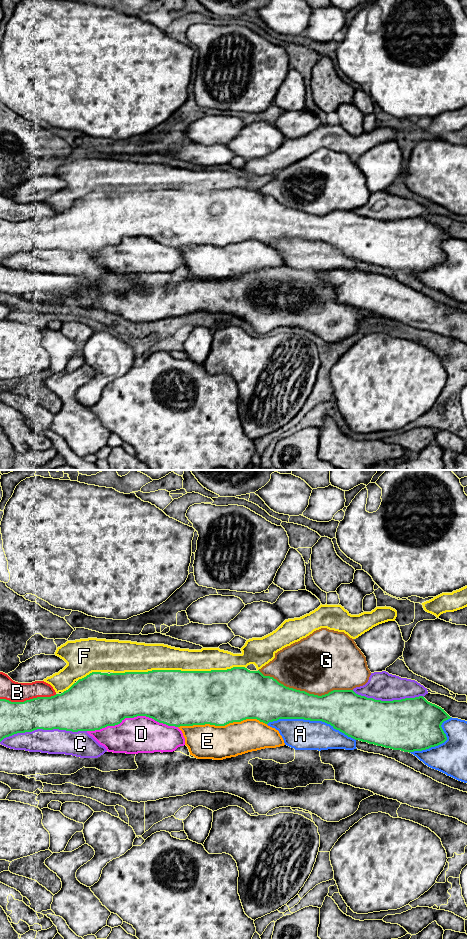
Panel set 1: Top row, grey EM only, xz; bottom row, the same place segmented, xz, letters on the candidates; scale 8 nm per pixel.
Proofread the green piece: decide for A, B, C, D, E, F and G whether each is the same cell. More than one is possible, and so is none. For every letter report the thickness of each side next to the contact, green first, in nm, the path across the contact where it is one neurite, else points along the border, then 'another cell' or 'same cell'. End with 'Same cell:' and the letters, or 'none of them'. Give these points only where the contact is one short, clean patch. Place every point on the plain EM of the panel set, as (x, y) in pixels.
A: 300 nm thick on the green side, 240 nm on the other; same cell
B: 280 nm thick on the green side, 160 nm on the other; another cell
C: 300 nm thick on the green side, 200 nm on the other; another cell
D: 420 nm thick on the green side, 300 nm on the other; another cell
E: 440 nm thick on the green side, 280 nm on the other; another cell
F: 460 nm thick on the green side, 200 nm on the other; another cell
G: 300 nm thick on the green side, 480 nm on the other; another cell
Same cell: A

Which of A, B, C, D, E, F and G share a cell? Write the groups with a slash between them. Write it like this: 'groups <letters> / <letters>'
groups A / B / C / D E / F / G

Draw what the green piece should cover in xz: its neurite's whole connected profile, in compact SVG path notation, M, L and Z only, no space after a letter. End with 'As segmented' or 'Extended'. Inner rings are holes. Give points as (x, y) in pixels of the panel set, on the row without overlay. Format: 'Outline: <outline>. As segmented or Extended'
Outline: M245 187L211 191L92 192L68 210L51 217L37 217L24 222L0 219L0 262L14 254L37 249L95 251L137 236L146 236L175 247L205 244L225 246L246 239L257 239L278 250L285 265L295 270L354 270L359 260L409 272L428 287L467 303L467 241L450 237L444 229L428 222L423 216L381 221L358 215L353 210L333 210L318 216L286 207L273 197L264 196L259 190L250 191Z. Extended

